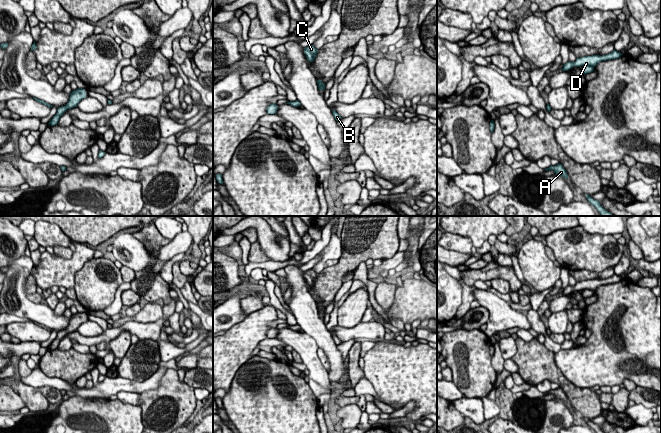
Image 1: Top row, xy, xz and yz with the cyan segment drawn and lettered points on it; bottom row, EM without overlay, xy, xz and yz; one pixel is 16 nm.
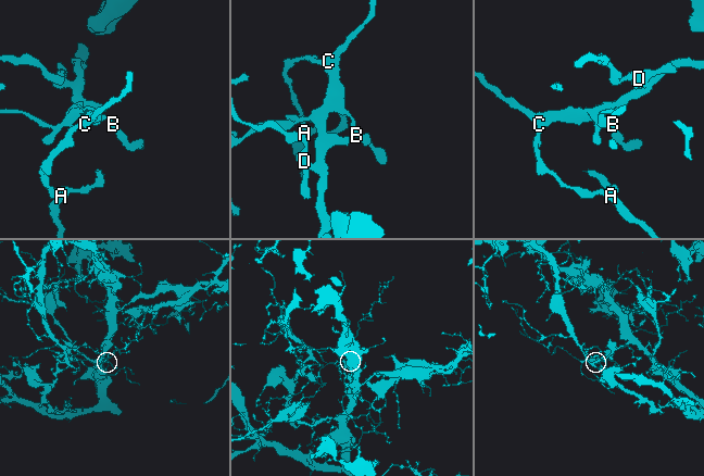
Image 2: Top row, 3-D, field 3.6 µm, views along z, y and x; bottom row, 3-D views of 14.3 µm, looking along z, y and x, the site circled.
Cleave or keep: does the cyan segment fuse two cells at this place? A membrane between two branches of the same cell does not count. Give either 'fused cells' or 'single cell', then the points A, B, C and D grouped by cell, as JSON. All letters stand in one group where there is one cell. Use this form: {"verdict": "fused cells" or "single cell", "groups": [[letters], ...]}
{"verdict": "fused cells", "groups": [["A", "B", "C"], ["D"]]}

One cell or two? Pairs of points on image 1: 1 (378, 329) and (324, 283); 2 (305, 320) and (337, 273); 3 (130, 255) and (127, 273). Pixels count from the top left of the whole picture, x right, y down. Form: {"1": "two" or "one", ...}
{"1": "two", "2": "two", "3": "two"}

